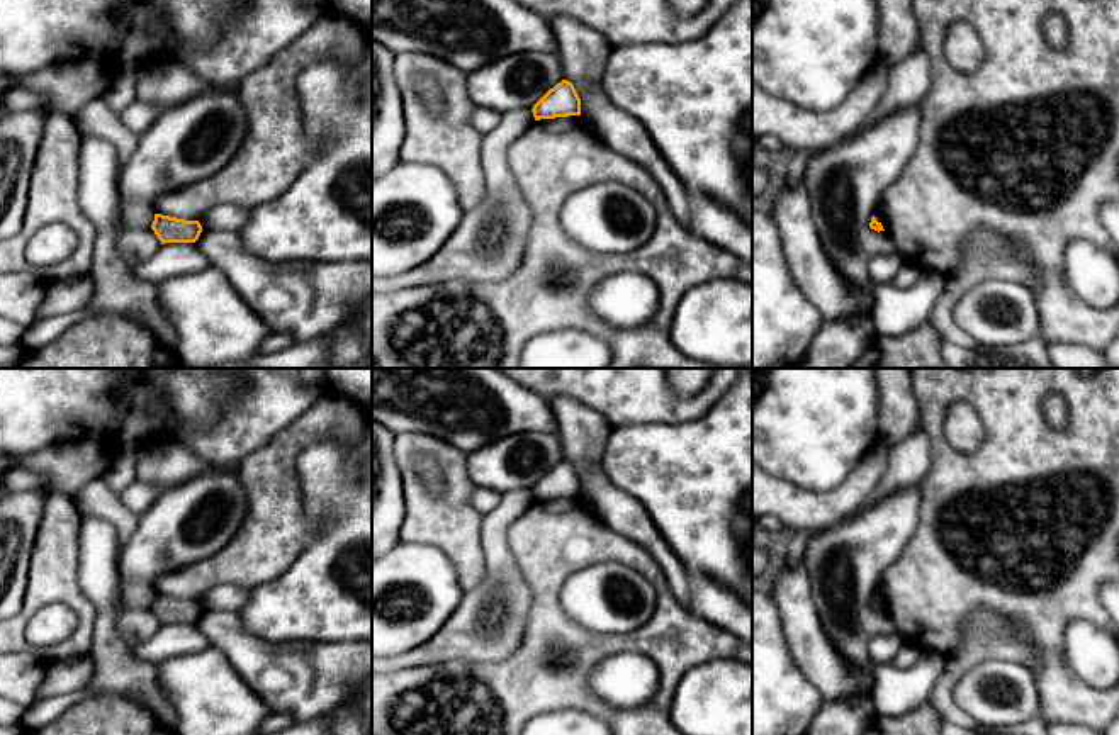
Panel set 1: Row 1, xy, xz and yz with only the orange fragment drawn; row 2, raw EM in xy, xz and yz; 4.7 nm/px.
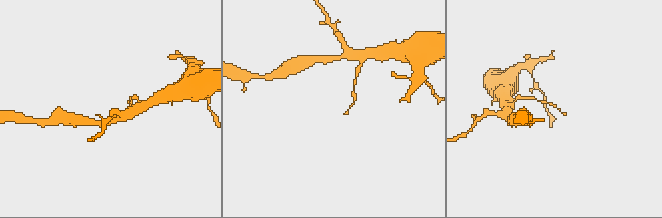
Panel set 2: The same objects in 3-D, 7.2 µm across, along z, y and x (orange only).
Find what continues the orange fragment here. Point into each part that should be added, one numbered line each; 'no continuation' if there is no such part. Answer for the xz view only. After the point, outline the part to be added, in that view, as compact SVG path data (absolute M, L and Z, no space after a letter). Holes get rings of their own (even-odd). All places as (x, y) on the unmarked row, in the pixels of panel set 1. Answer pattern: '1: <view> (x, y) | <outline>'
no continuation

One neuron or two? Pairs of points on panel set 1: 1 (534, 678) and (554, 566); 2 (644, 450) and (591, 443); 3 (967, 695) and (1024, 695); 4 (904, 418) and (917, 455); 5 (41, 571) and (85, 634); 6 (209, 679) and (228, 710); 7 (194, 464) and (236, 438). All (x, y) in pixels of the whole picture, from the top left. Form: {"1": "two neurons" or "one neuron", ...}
{"1": "one neuron", "2": "two neurons", "3": "one neuron", "4": "two neurons", "5": "one neuron", "6": "one neuron", "7": "two neurons"}

